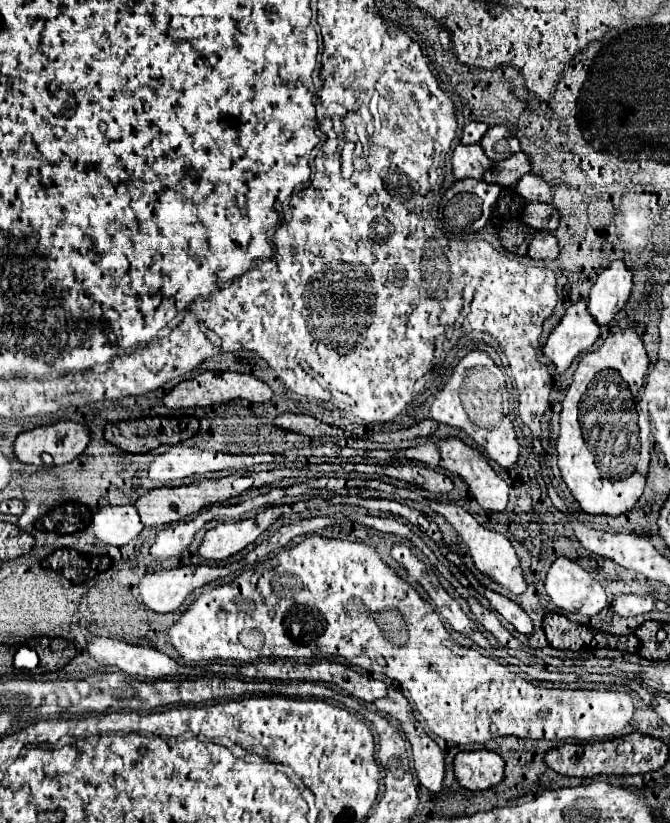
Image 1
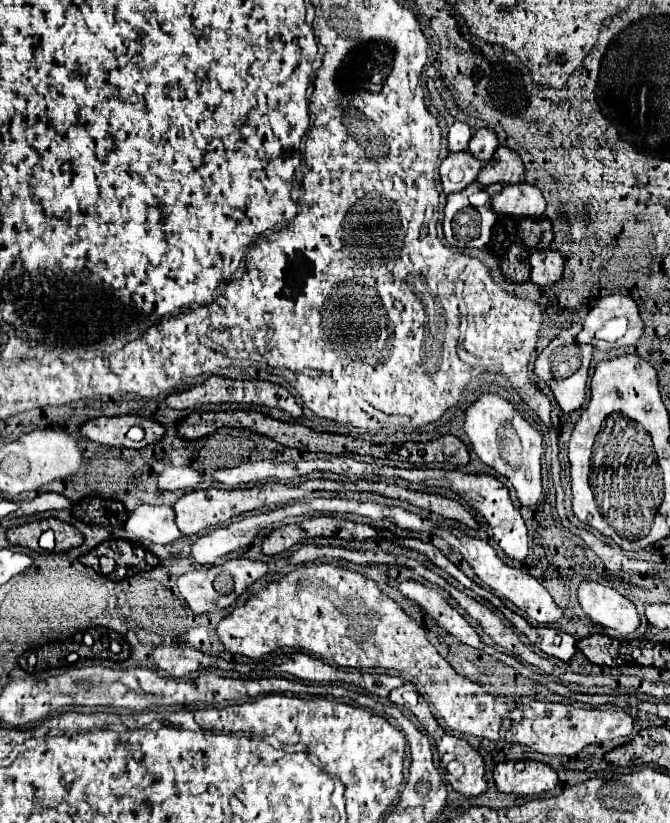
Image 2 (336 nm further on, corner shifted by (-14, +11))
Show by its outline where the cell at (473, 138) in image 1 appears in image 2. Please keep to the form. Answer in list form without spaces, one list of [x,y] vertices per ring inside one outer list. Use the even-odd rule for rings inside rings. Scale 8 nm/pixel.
[[[454,122],[448,130],[448,150],[460,152],[468,148],[470,138],[472,138],[472,128],[466,122]]]

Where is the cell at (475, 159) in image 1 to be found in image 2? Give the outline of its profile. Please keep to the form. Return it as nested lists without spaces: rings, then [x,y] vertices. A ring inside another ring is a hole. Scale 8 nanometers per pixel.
[[[468,150],[448,154],[448,158],[440,166],[440,180],[446,194],[464,190],[470,182],[476,180],[484,162],[474,158]]]

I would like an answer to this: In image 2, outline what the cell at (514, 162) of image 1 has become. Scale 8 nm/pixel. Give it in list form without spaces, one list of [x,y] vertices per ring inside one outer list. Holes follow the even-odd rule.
[[[500,146],[496,154],[484,164],[476,180],[482,186],[490,186],[494,182],[502,182],[502,184],[524,182],[524,162],[516,150]]]

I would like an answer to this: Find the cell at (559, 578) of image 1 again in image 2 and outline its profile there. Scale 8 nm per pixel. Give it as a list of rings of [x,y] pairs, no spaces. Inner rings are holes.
[[[584,580],[578,586],[578,600],[588,618],[620,634],[632,634],[640,624],[636,606],[610,586]]]

